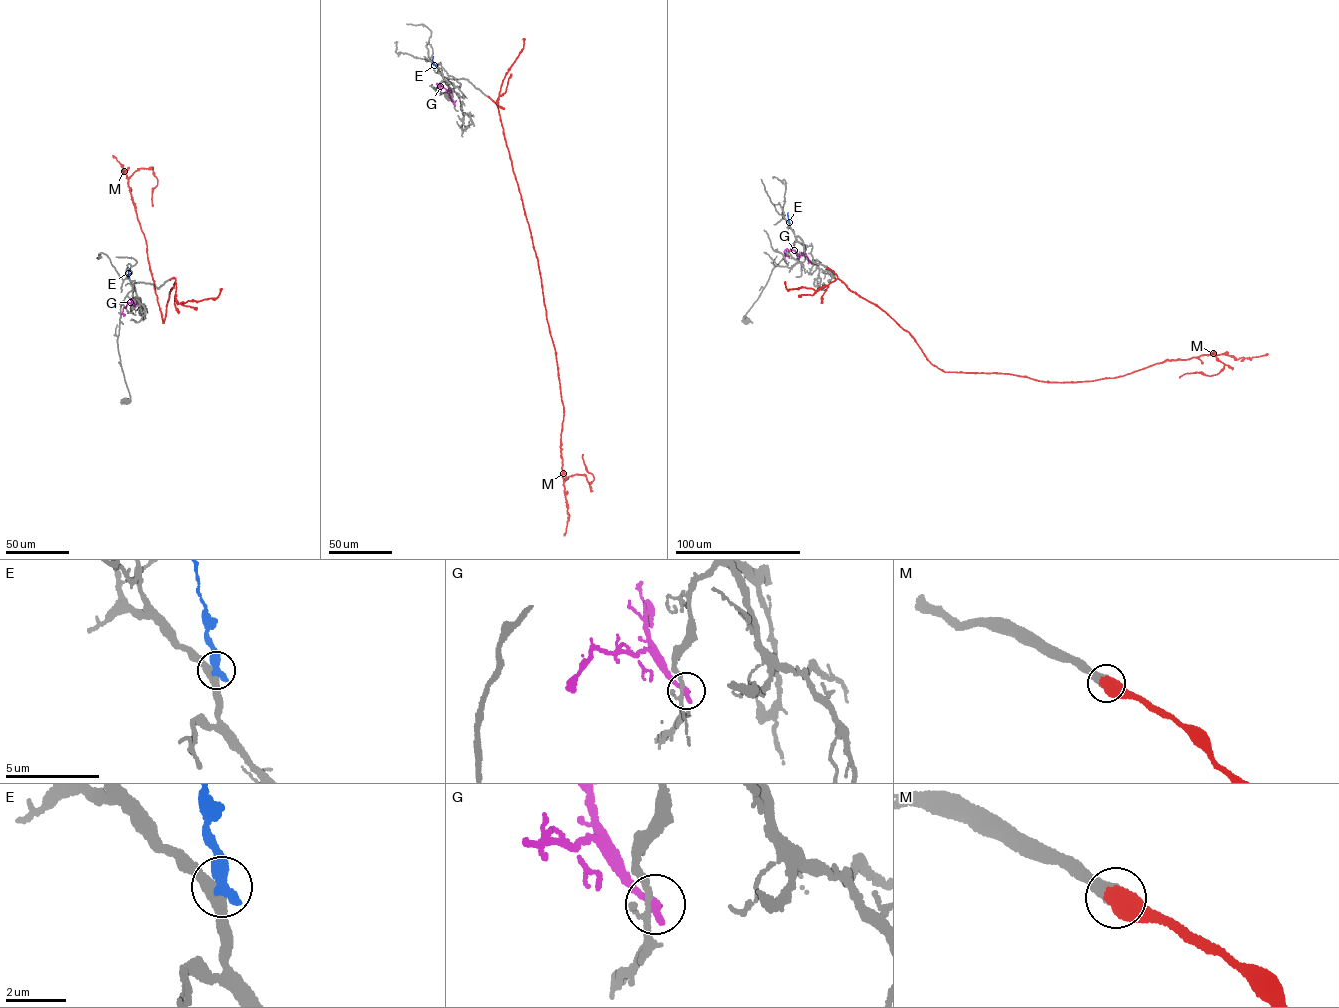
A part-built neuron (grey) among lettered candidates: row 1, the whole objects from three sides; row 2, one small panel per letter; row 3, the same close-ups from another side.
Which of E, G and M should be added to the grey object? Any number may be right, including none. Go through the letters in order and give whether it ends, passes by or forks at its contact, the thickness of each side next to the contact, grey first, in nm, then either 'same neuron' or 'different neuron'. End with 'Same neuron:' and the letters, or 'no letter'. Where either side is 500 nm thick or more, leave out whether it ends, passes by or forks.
E: 400/550 nm | different neuron
G: it ends | 180/360 nm | different neuron
M: 480/650 nm | same neuron
Same neuron: M

